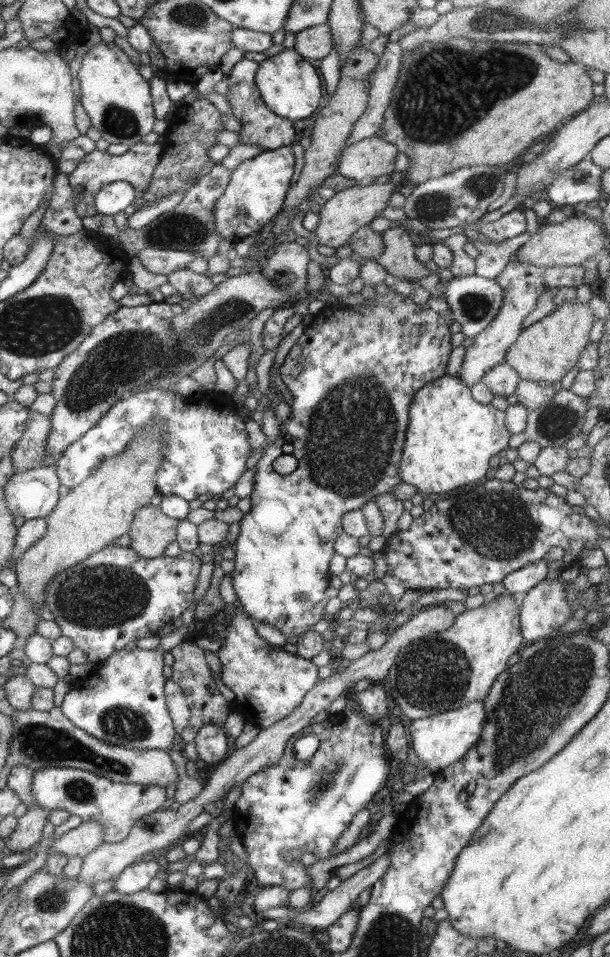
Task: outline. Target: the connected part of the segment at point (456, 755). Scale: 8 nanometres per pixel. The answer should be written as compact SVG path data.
M480 699L457 710L413 720L408 733L412 735L412 748L419 757L420 766L428 768L430 774L435 774L464 757L480 740L480 734L486 722L486 713L484 702Z

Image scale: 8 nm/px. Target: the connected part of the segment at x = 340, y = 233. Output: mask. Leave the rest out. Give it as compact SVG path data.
M389 180L385 183L359 183L354 186L336 191L336 194L321 206L320 222L314 230L319 244L338 248L344 246L362 226L369 225L389 205L391 193L395 190L394 184Z

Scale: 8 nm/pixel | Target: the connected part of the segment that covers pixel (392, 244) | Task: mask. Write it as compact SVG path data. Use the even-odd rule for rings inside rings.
M394 226L382 233L384 251L376 261L401 280L417 282L430 274L430 264L416 259L416 246L403 226Z

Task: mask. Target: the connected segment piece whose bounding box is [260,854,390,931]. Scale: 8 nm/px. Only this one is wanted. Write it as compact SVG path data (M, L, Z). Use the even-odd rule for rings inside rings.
M382 855L380 856L374 863L358 870L355 875L350 876L346 880L342 881L338 887L336 887L332 891L328 891L326 895L322 898L316 906L311 907L306 911L304 908L301 911L300 908L296 908L292 910L286 907L276 907L276 908L268 908L263 910L260 913L261 919L270 919L275 920L276 918L288 918L290 921L289 926L294 926L295 928L307 929L308 931L312 928L329 928L334 925L337 920L342 916L342 914L346 913L348 909L352 908L354 905L357 905L358 895L368 888L368 886L372 886L376 881L380 881L380 878L384 876L384 872L388 870L388 866L390 866L390 855Z

